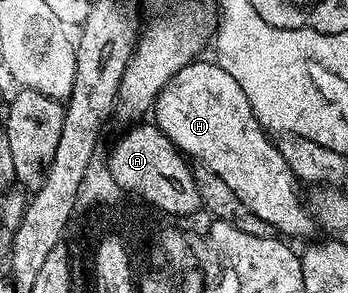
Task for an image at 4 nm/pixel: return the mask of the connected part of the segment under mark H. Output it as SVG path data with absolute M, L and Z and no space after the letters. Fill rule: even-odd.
M196 59L177 71L155 100L153 121L184 157L200 161L206 172L219 176L253 215L274 227L276 234L292 239L317 233L315 218L304 198L299 198L300 182L285 163L278 144L270 141L268 130L259 124L237 79L214 60Z

